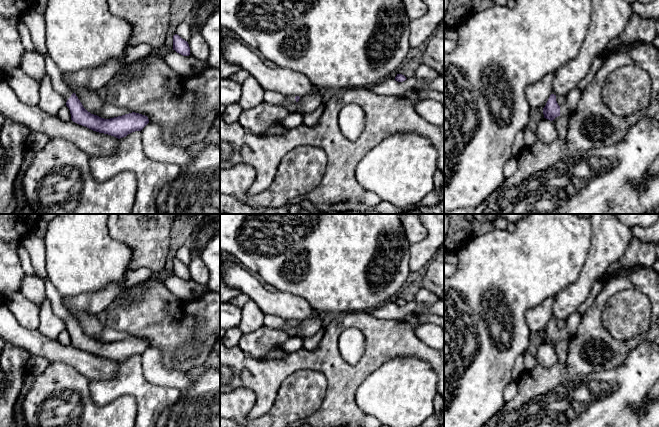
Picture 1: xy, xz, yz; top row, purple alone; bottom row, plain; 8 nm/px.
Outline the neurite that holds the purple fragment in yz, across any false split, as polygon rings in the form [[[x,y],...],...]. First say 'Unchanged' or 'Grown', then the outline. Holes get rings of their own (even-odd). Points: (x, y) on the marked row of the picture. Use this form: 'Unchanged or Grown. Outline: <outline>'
Grown. Outline: [[[578,88],[572,89],[566,96],[566,102],[559,106],[556,101],[556,94],[552,91],[545,107],[543,108],[544,118],[553,121],[558,116],[569,116],[570,113],[576,109],[580,98],[581,91]]]

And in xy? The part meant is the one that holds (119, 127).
Grown. Outline: [[[47,54],[44,60],[46,73],[50,77],[52,87],[66,99],[66,106],[70,110],[73,122],[118,139],[126,137],[132,132],[141,131],[149,123],[147,116],[135,112],[110,119],[91,114],[83,107],[76,94],[65,84],[63,73],[53,59]]]

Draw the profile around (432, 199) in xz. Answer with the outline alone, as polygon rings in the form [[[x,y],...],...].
[[[444,183],[438,190],[433,190],[420,202],[419,207],[435,206],[439,204],[439,200],[444,194]]]

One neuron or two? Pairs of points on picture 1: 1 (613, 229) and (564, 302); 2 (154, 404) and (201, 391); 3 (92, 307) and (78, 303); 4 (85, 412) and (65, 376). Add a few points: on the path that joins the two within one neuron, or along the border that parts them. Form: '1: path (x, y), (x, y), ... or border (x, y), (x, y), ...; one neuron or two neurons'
1: path (605, 247), (595, 266), (582, 284); one neuron
2: border (181, 391), (180, 397), (169, 408); two neurons
3: path (89, 304), (81, 303); one neuron
4: path (76, 403), (66, 393), (65, 385); one neuron

